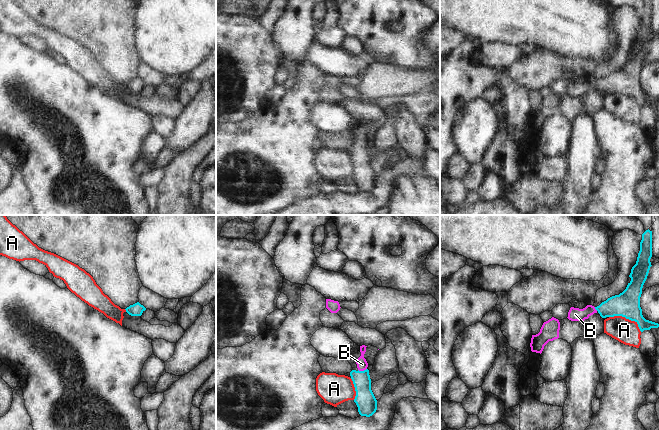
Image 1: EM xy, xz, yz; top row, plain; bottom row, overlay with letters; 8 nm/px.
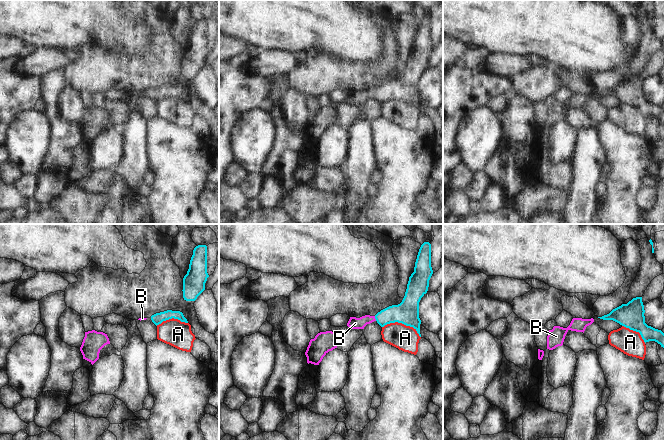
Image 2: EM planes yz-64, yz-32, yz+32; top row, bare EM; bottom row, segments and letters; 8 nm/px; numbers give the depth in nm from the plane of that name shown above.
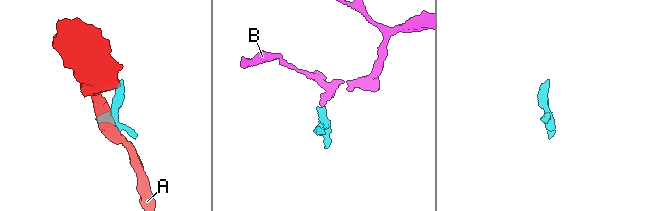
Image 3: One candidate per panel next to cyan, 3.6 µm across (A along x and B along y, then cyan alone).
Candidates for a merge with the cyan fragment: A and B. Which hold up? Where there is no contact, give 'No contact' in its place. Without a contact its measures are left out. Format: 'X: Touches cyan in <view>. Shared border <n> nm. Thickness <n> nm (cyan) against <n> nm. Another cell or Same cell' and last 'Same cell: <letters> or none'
A: Touches cyan in yz. Shared border 300 nm. Thickness 200 nm (cyan) against 190 nm. Another cell
B: Touches cyan in xz. Shared border 70 nm. Thickness 160 nm (cyan) against 90 nm. Same cell
Same cell: B

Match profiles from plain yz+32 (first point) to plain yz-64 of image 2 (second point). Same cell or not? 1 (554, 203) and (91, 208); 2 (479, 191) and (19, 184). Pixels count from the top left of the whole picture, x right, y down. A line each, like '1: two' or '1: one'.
1: one
2: one

